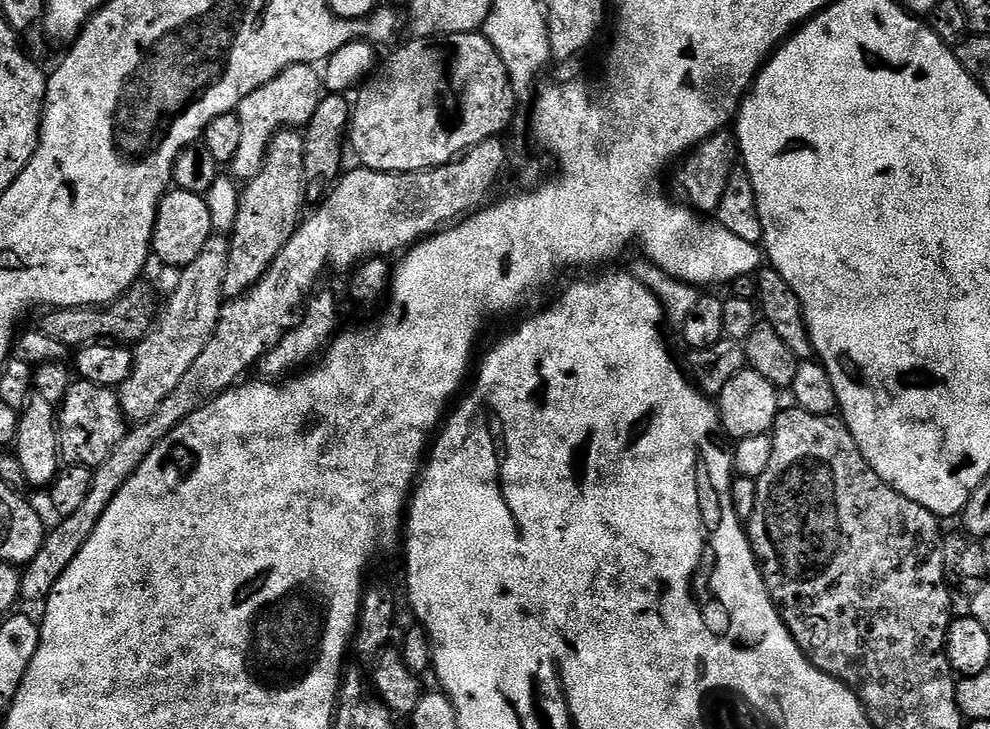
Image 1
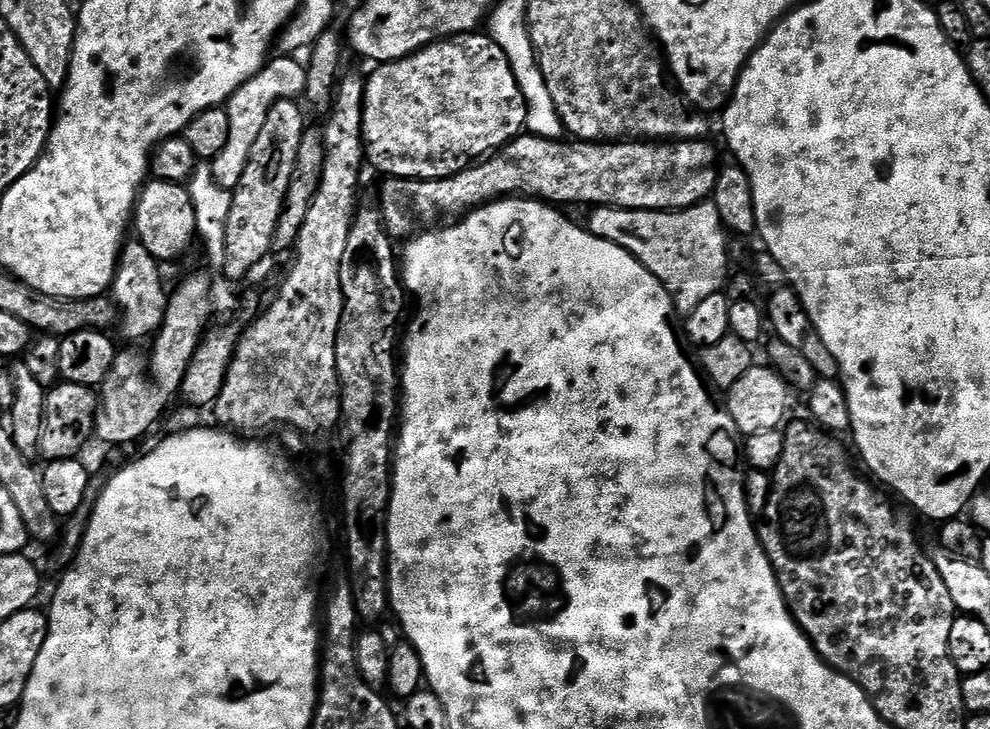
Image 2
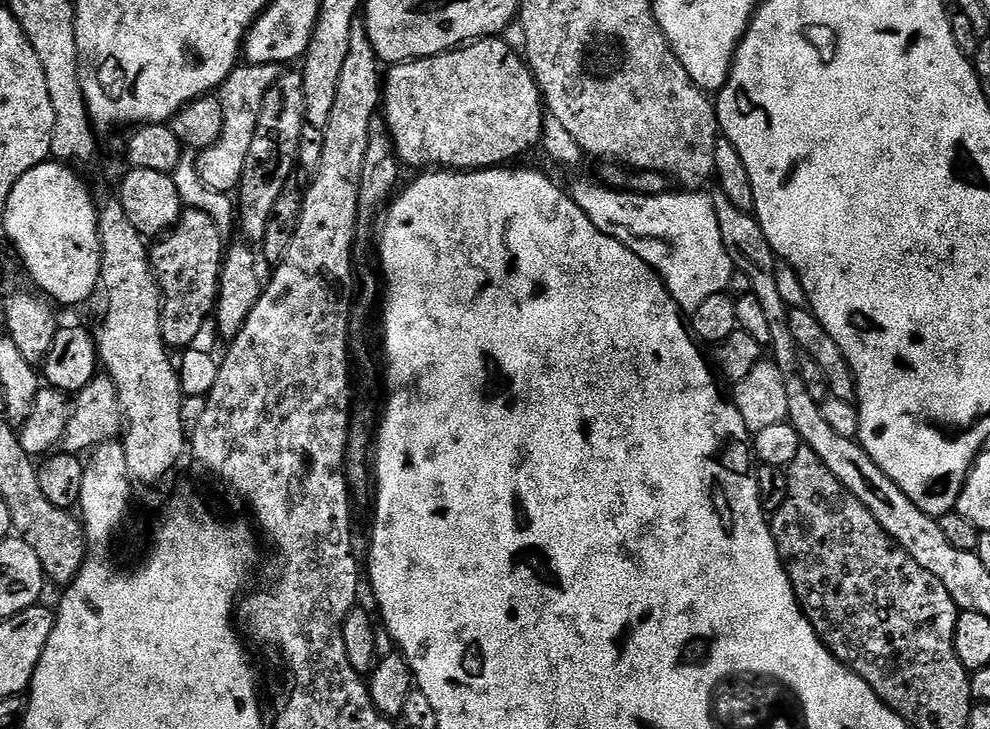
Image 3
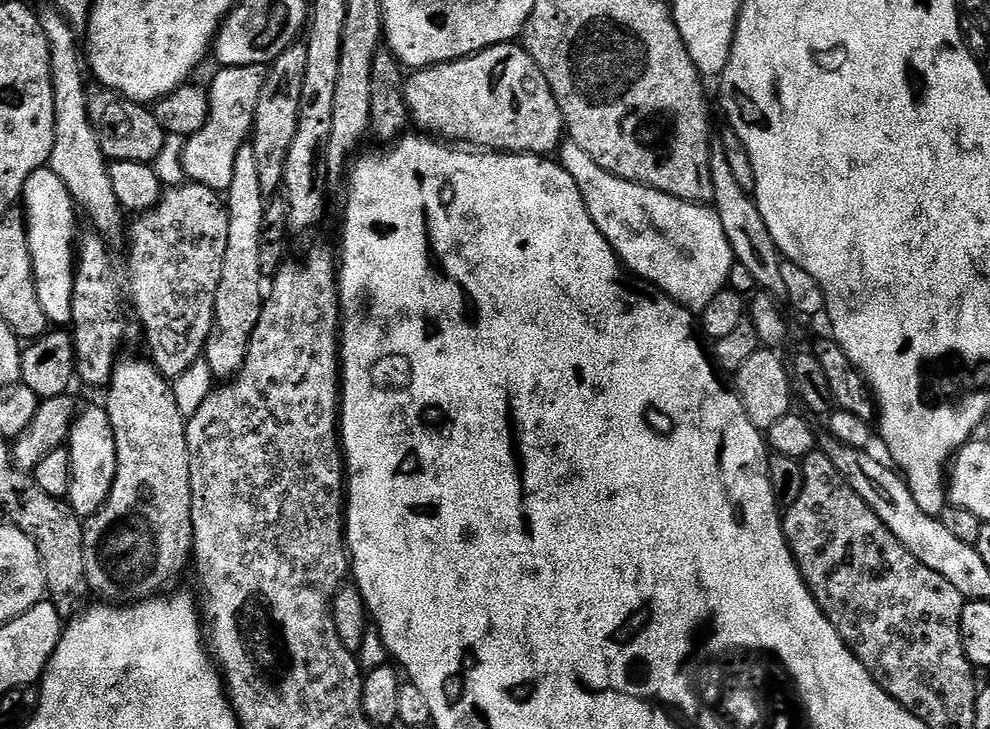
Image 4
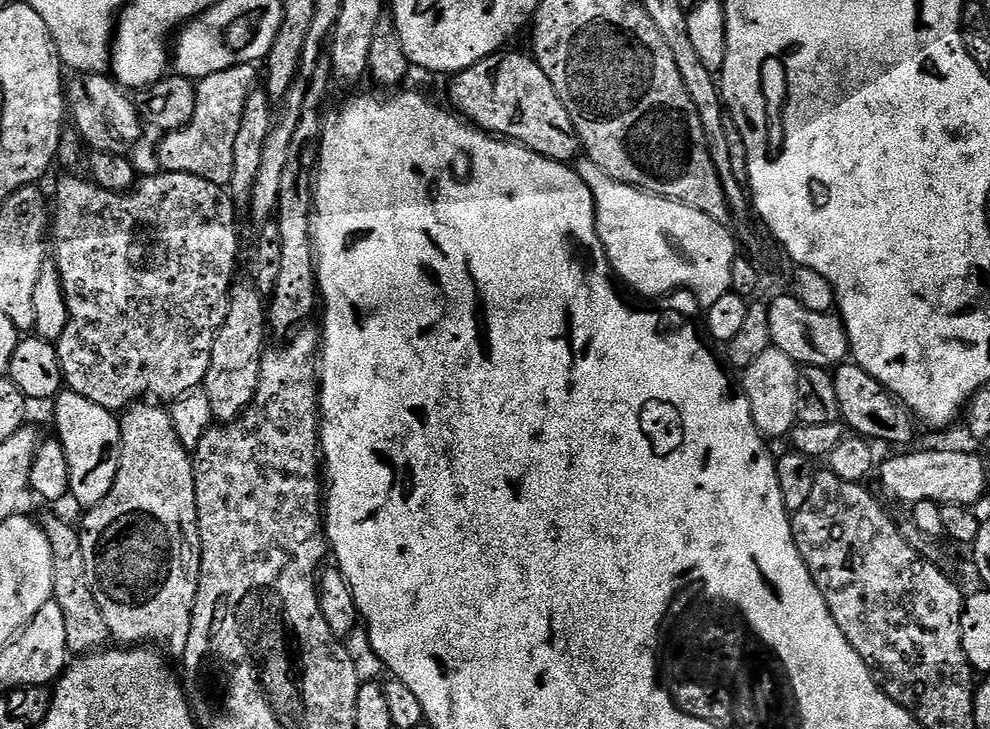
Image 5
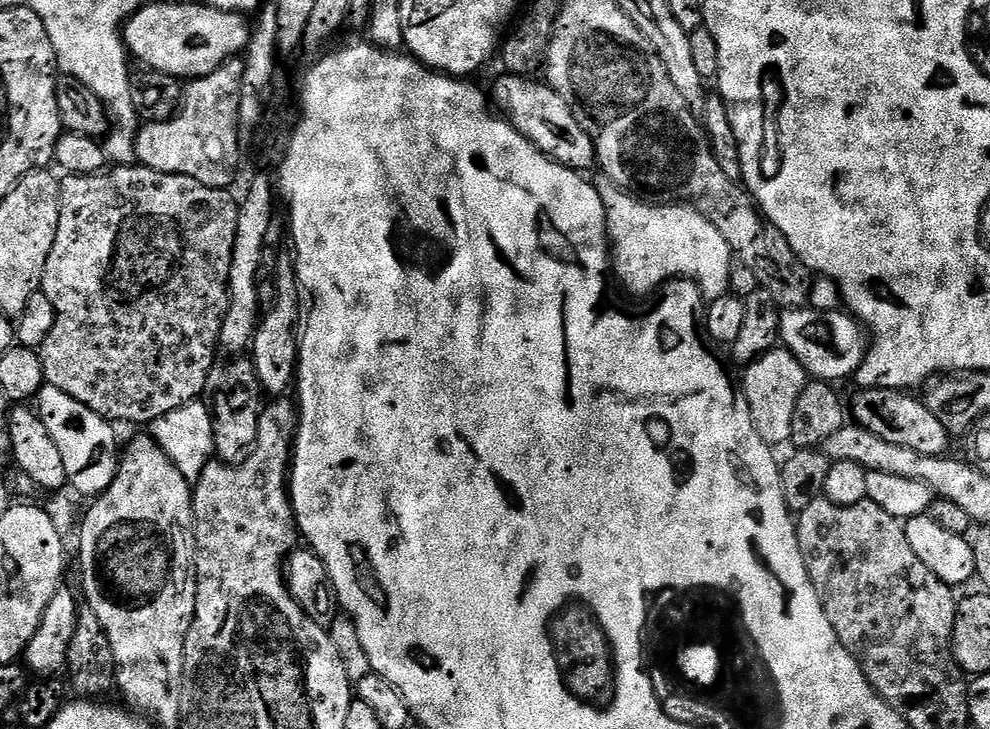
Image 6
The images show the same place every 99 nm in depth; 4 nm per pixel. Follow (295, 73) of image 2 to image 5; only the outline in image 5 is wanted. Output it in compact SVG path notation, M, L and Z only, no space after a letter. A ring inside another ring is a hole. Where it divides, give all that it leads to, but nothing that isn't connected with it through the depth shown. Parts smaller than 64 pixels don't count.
M239 64L230 70L218 70L196 84L198 102L194 106L194 118L182 130L167 133L159 141L160 166L166 172L194 174L221 186L232 183L234 174L234 141L238 126L242 126L242 110L246 110L246 98L257 87L256 64Z

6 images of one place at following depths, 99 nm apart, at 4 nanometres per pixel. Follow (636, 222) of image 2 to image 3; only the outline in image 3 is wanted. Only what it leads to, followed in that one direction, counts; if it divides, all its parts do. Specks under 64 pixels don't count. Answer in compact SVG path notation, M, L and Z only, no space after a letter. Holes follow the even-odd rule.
M580 180L570 188L572 200L597 230L629 248L659 276L681 313L691 314L706 298L727 289L734 269L726 246L722 246L712 196L700 196L704 194L696 190L677 193L677 196L642 196L630 190L615 192L588 180Z

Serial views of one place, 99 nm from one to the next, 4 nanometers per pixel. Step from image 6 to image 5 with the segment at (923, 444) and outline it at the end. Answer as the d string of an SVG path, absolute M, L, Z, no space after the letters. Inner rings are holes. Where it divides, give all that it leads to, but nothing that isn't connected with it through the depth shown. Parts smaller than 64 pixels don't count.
M845 362L838 365L832 372L832 381L838 397L840 420L855 435L862 436L869 442L881 440L884 444L908 444L915 438L917 425L908 409L873 376L866 374L860 364Z

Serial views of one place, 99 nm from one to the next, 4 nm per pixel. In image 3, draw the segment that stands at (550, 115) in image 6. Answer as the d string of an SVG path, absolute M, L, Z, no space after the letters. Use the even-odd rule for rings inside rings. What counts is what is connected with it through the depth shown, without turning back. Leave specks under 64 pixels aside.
M485 38L465 44L451 52L444 52L441 56L428 56L424 60L410 60L389 67L382 80L382 115L388 124L388 133L392 135L392 145L396 147L396 159L401 165L408 167L409 164L412 168L420 168L416 170L428 170L433 166L439 166L444 170L483 170L507 165L515 161L512 160L515 156L520 156L539 145L540 136L544 132L546 105L525 57L517 49L511 48L502 38Z

